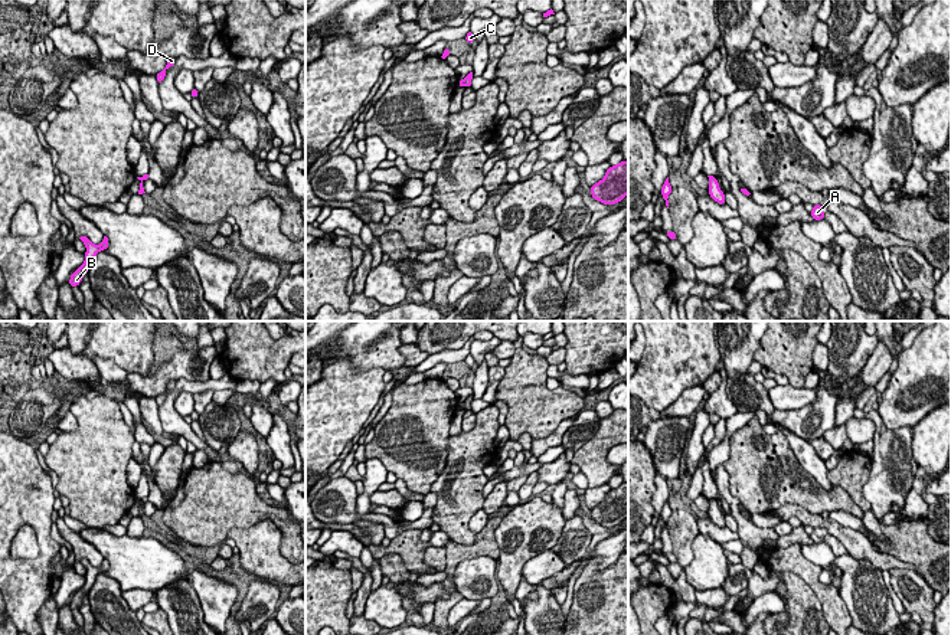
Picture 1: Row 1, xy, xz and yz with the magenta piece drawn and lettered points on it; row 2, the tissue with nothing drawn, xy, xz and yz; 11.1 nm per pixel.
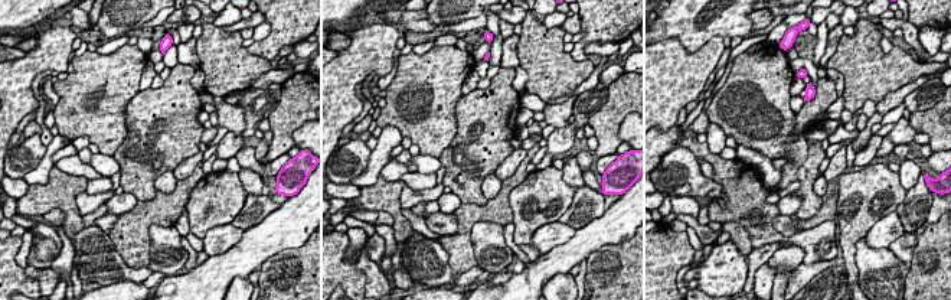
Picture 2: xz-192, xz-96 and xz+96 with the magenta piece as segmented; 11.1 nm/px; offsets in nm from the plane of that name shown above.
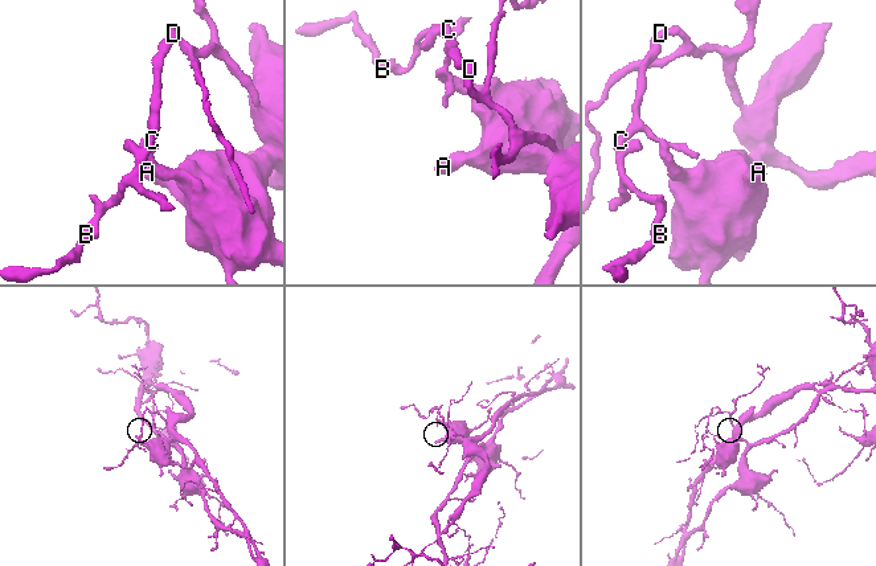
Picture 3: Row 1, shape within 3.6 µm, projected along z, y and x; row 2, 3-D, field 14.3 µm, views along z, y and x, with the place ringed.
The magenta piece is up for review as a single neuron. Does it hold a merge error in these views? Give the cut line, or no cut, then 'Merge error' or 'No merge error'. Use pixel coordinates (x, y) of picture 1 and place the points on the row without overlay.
Split along xz (463, 402), (466, 408). Merge error

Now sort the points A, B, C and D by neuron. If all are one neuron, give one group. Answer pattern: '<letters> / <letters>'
A / B C D

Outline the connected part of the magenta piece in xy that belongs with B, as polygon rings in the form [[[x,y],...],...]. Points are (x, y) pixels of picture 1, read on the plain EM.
[[[81,559],[79,562],[86,569],[85,585],[79,590],[76,590],[75,595],[71,598],[71,600],[69,600],[71,611],[78,609],[81,606],[84,598],[88,596],[89,589],[92,587],[97,576],[99,573],[107,573],[107,570],[110,567],[110,563],[107,559],[104,559],[104,562],[99,567],[94,567],[86,559]]]

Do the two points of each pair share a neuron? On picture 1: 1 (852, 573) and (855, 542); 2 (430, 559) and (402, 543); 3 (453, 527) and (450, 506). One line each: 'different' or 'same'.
1: different
2: different
3: same

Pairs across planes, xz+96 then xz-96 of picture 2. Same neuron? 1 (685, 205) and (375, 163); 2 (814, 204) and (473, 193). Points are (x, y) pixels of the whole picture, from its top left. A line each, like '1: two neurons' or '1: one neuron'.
1: two neurons
2: one neuron

